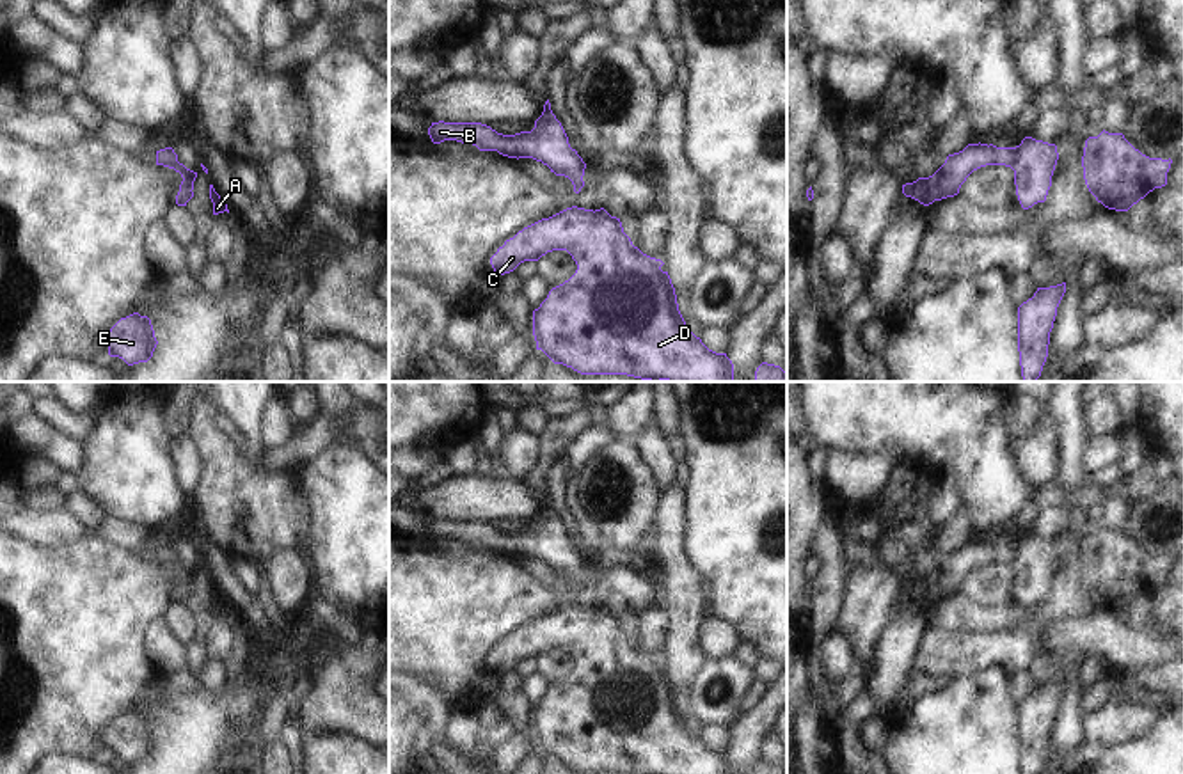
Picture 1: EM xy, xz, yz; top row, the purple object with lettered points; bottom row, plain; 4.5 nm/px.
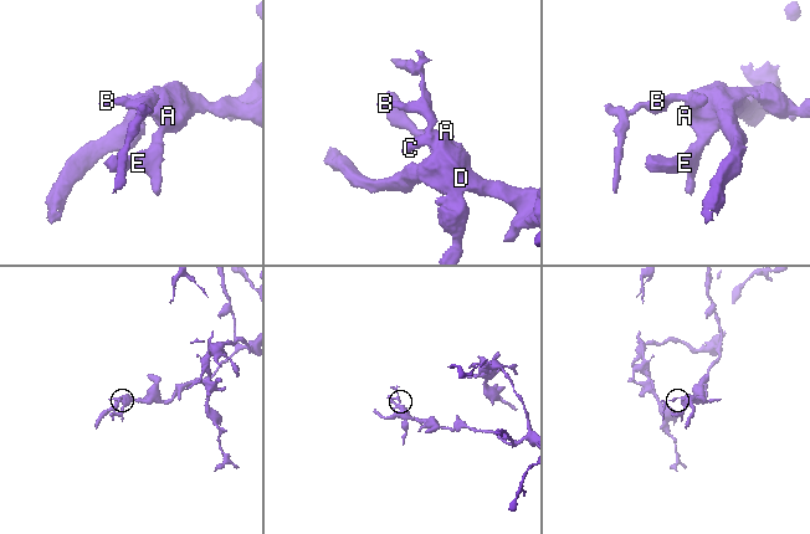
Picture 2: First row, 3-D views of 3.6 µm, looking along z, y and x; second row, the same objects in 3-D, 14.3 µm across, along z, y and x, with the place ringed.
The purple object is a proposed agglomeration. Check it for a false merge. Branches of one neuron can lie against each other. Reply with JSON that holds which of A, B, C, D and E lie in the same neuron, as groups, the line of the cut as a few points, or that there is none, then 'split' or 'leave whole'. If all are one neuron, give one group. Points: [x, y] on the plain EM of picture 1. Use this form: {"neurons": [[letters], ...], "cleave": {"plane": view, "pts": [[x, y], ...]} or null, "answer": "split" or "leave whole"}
{"neurons": [["A", "C", "D", "E"], ["B"]], "cleave": {"plane": "yz", "pts": [[1015, 545], [1016, 558], [1011, 565]]}, "answer": "split"}

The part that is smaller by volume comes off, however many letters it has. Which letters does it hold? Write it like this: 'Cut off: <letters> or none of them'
Cut off: B

